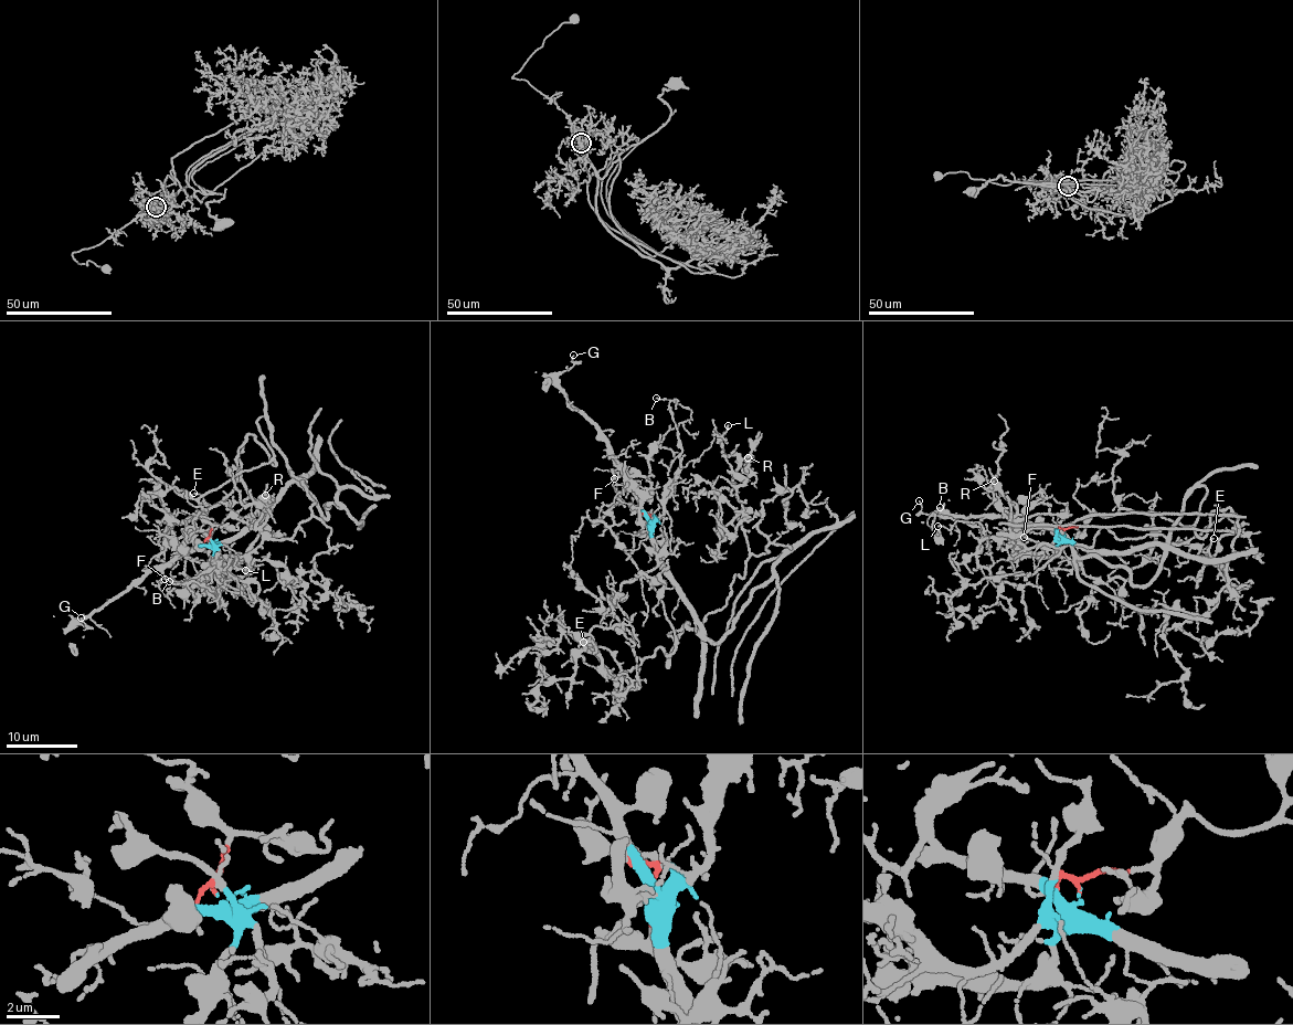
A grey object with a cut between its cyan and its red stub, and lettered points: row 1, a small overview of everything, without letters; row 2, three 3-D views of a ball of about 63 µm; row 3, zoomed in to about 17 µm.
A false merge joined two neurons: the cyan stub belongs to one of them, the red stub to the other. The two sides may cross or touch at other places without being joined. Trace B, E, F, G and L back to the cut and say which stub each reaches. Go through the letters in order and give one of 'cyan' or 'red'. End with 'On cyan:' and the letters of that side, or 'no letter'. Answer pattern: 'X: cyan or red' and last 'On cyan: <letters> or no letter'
B: cyan
E: red
F: cyan
G: cyan
L: cyan
On cyan: B, F, G, L

